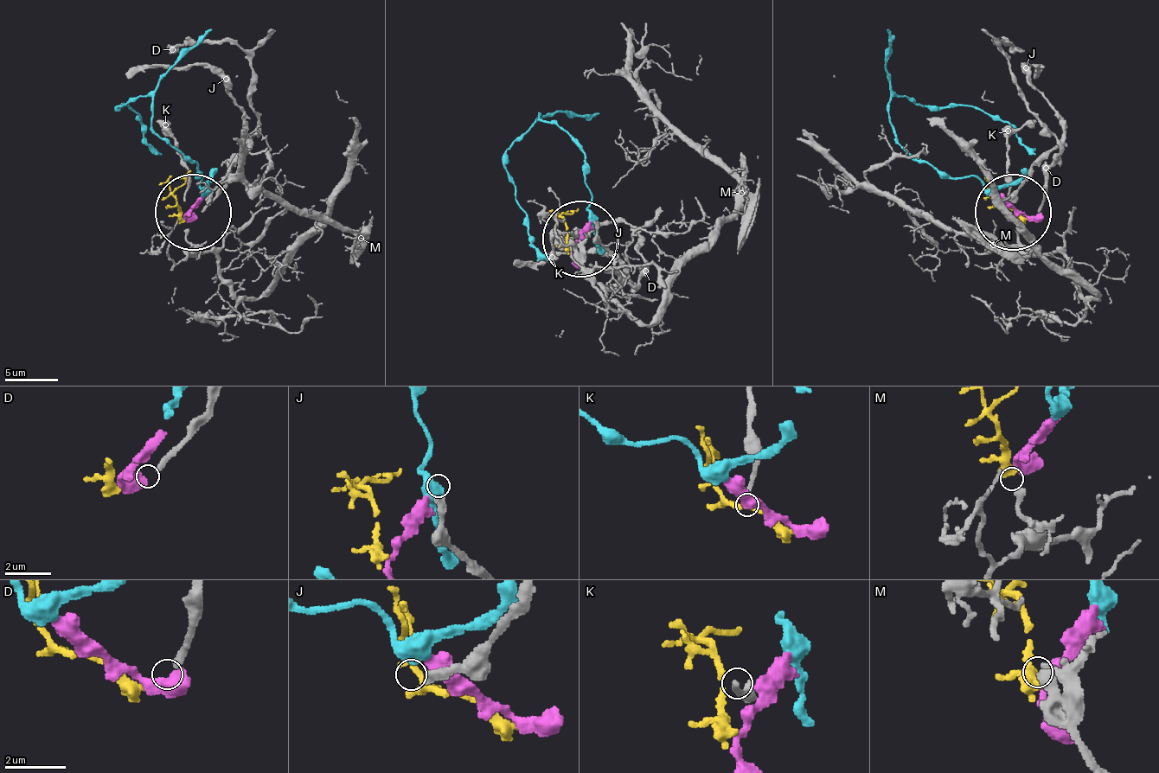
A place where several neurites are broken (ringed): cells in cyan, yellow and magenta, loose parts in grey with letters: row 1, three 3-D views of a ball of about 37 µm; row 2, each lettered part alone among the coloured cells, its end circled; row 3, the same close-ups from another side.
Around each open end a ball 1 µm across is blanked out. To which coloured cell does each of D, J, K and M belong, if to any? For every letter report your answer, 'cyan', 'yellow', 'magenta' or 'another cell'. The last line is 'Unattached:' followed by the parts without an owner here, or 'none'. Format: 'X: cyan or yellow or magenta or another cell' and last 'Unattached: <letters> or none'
D: another cell
J: another cell
K: another cell
M: yellow
Unattached: D, J, K

